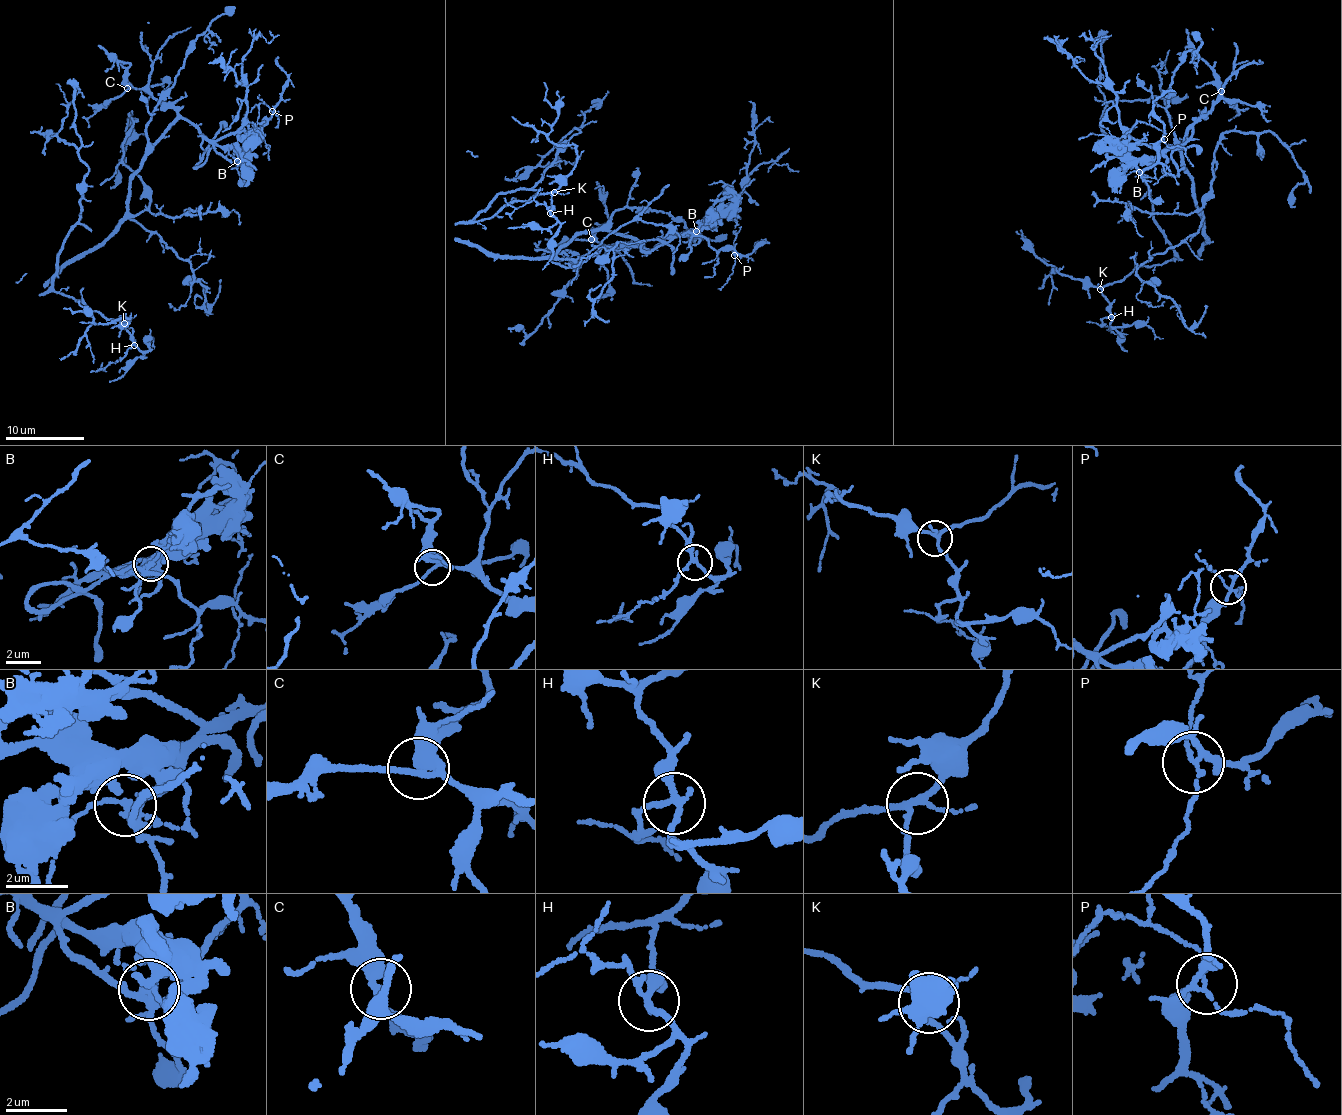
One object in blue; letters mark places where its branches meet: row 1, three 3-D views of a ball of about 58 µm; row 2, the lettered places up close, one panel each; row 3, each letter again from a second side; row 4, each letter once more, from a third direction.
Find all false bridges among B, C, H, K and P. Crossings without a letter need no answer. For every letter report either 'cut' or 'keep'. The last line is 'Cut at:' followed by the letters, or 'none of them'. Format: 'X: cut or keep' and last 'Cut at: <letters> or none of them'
B: cut
C: keep
H: keep
K: keep
P: keep
Cut at: B

